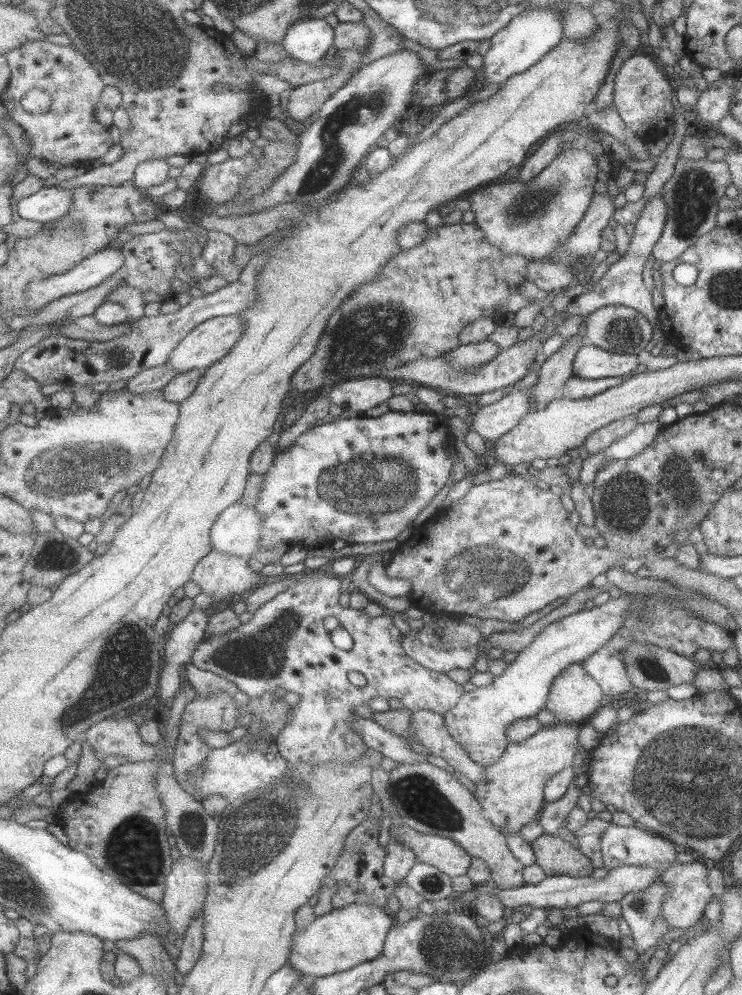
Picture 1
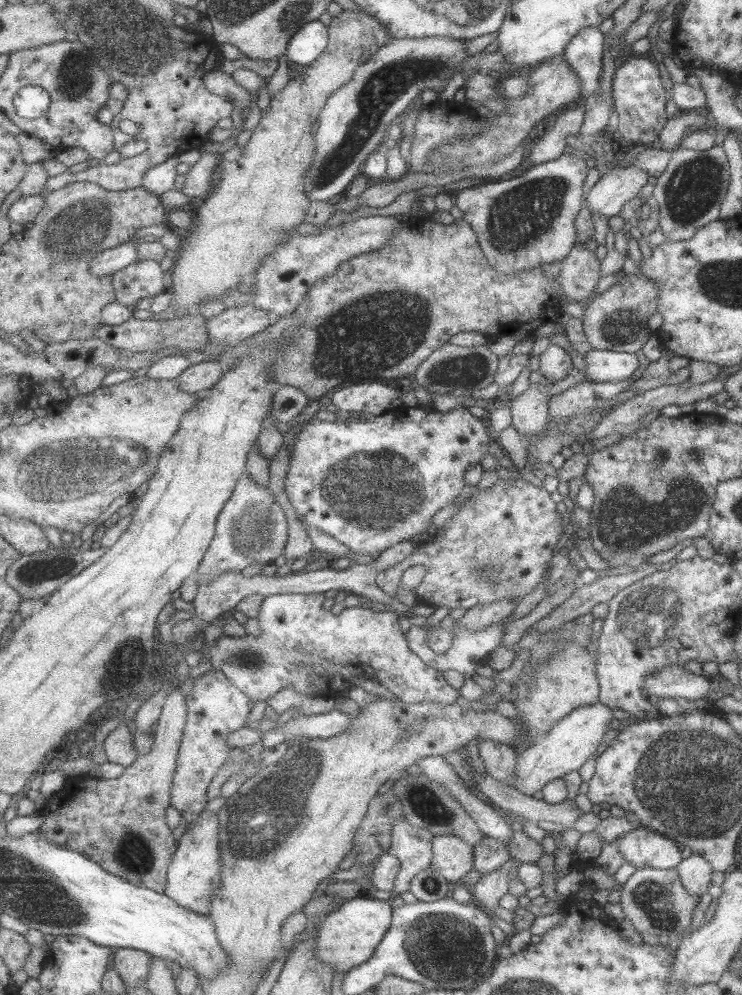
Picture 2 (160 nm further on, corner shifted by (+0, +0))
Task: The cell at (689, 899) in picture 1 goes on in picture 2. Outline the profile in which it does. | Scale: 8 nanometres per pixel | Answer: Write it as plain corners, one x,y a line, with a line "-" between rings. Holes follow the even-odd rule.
691,853
687,858
682,858
676,866
681,884
692,895
701,896
709,888
712,875
711,865
697,853

